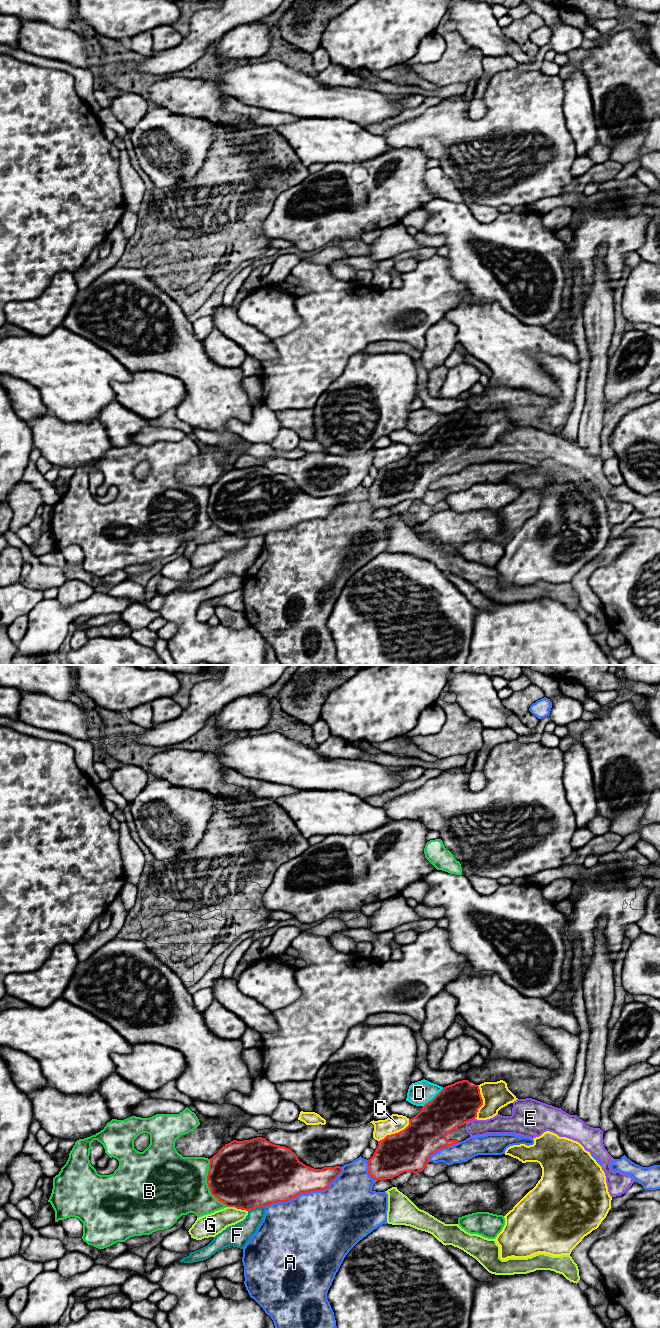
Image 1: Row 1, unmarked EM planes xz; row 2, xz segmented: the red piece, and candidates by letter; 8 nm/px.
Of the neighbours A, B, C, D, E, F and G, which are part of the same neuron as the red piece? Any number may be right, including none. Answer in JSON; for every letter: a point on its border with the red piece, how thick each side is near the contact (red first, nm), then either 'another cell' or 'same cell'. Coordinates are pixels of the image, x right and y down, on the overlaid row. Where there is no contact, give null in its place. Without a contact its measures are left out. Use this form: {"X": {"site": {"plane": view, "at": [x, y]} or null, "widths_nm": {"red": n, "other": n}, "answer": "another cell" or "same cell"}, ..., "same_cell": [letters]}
{"A": {"site": {"plane": "xz", "at": [305, 1193]}, "widths_nm": {"red": 400, "other": 500}, "answer": "another cell"}, "B": {"site": {"plane": "xz", "at": [207, 1183]}, "widths_nm": {"red": 480, "other": 480}, "answer": "another cell"}, "C": {"site": {"plane": "xz", "at": [395, 1133]}, "widths_nm": {"red": 340, "other": 140}, "answer": "another cell"}, "D": {"site": {"plane": "xz", "at": [433, 1098]}, "widths_nm": {"red": 340, "other": 190}, "answer": "another cell"}, "E": {"site": {"plane": "xz", "at": [469, 1120]}, "widths_nm": {"red": 340, "other": 150}, "answer": "same cell"}, "F": {"site": {"plane": "xz", "at": [256, 1207]}, "widths_nm": {"red": 500, "other": 170}, "answer": "another cell"}, "G": {"site": {"plane": "xz", "at": [237, 1208]}, "widths_nm": {"red": 500, "other": 180}, "answer": "another cell"}, "same_cell": ["E"]}

